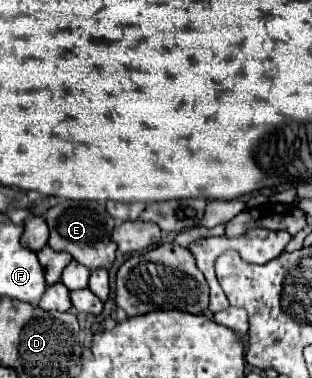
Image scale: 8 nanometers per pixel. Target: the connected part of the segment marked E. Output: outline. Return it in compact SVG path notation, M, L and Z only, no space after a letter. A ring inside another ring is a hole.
M61 200L57 206L49 208L45 214L45 222L49 226L49 246L57 252L69 252L79 264L89 270L95 268L111 268L115 262L117 246L111 242L111 232L115 220L107 214L101 202L75 202Z

